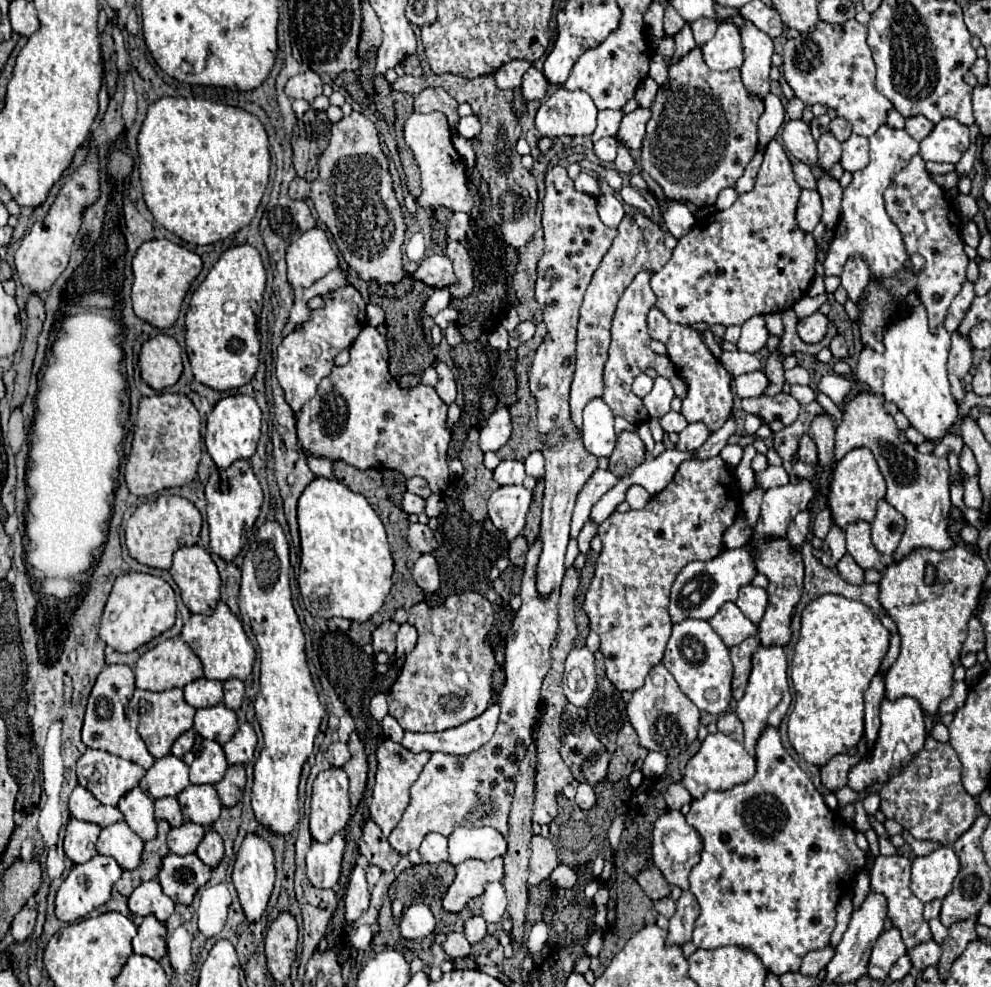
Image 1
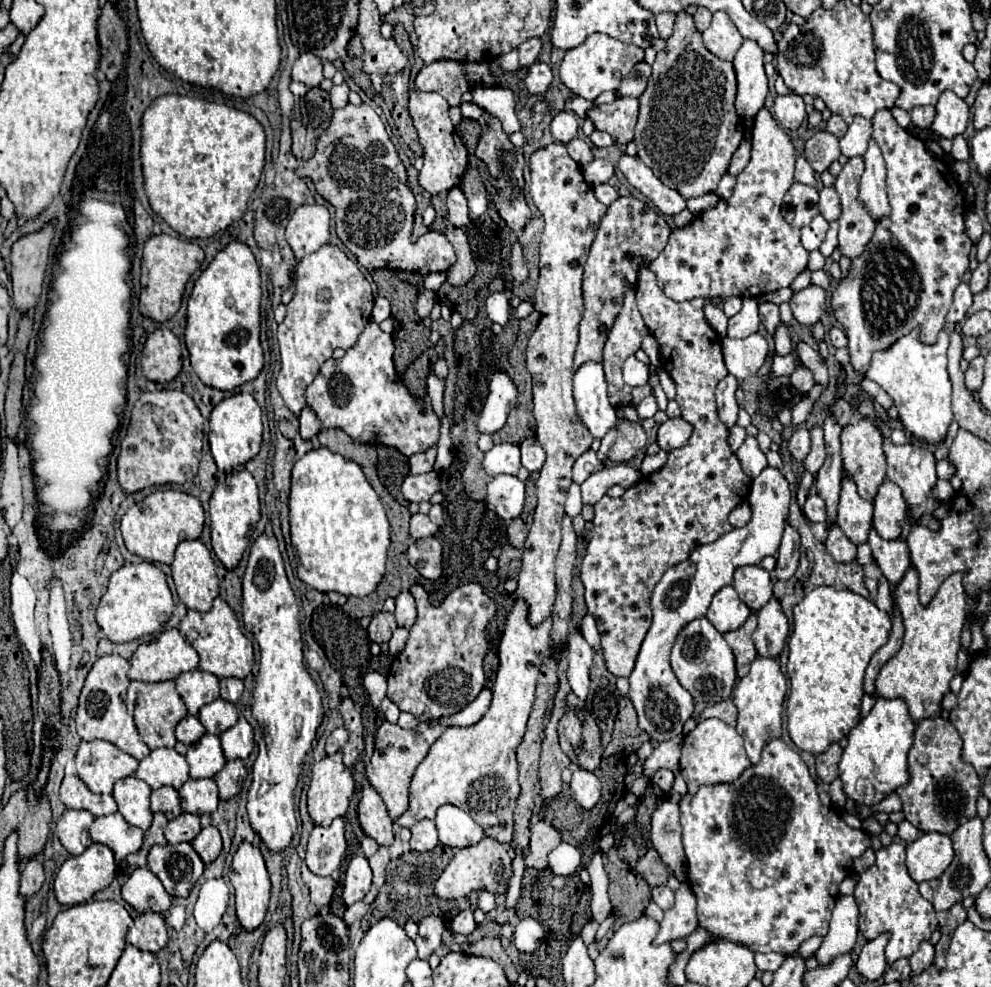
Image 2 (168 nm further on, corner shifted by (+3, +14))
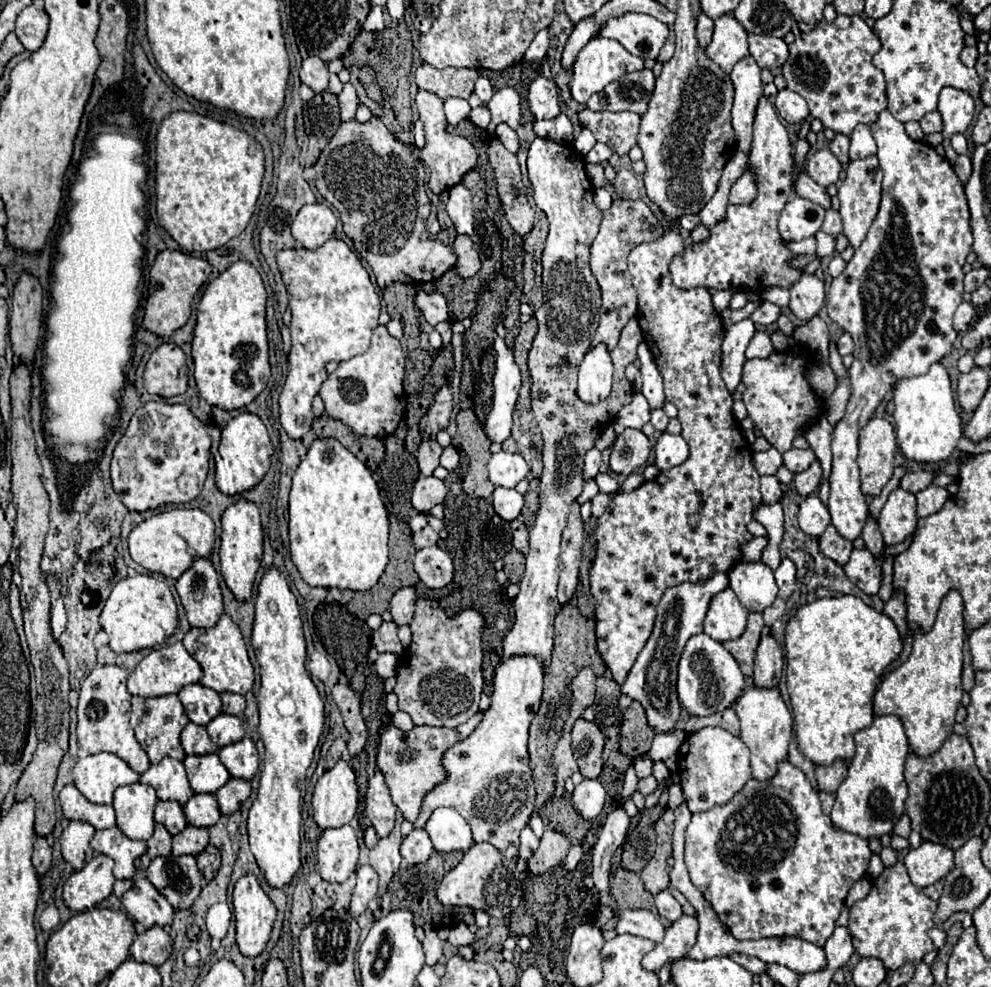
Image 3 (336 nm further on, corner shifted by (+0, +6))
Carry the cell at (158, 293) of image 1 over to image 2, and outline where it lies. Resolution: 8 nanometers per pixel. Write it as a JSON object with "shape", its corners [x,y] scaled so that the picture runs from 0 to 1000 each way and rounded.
{"shape":[[[168,237],[153,239],[147,245],[143,257],[143,282],[141,282],[143,294],[141,294],[141,310],[139,310],[143,320],[149,320],[157,326],[172,324],[184,308],[188,286],[202,272],[204,265],[206,265],[206,253],[202,249]]]}

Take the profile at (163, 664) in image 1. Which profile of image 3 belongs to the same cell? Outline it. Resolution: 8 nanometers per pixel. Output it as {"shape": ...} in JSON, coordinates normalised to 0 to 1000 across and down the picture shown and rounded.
{"shape":[[[177,650],[171,655],[162,655],[158,659],[152,659],[136,675],[136,679],[132,679],[128,697],[132,703],[146,705],[146,707],[148,705],[166,705],[166,703],[179,703],[187,693],[201,691],[203,685],[205,685],[205,681],[203,681],[203,675],[199,673],[199,669],[187,659],[187,655],[183,650]]]}

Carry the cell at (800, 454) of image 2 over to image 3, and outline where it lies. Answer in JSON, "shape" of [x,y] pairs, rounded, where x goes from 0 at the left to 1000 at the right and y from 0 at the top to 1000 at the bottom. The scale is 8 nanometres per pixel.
{"shape":[[[798,454],[794,458],[790,458],[790,470],[796,474],[796,478],[806,480],[810,476],[816,474],[816,470],[822,466],[822,460],[818,454],[814,456],[806,456],[806,454]]]}

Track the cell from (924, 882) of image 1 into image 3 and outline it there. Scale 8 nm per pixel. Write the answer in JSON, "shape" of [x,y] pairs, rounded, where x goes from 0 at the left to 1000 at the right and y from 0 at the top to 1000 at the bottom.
{"shape":[[[931,853],[925,861],[917,861],[913,867],[913,879],[925,900],[948,894],[962,877],[962,861],[943,853]]]}

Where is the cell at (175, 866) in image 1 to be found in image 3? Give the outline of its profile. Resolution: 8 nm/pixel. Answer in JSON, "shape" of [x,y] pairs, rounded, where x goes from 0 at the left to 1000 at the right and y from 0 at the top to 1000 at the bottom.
{"shape":[[[160,867],[150,875],[148,892],[171,912],[177,922],[191,920],[207,896],[197,867]]]}

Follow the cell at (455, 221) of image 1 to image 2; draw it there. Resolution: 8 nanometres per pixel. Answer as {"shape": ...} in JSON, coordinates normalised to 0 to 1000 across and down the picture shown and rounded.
{"shape":[[[458,188],[458,190],[452,195],[450,211],[452,211],[452,223],[454,223],[458,229],[468,231],[468,229],[474,225],[470,199],[468,199],[468,195],[466,195],[462,188]]]}

